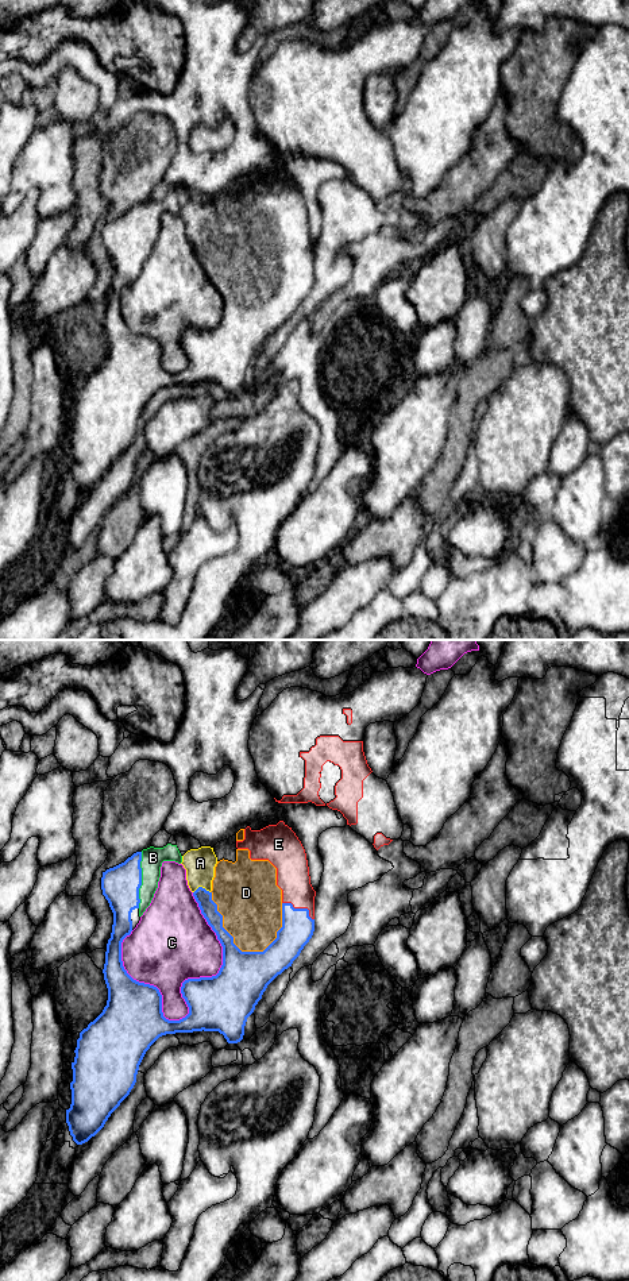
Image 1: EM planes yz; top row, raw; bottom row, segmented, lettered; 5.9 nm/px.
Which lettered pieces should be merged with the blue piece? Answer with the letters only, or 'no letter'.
A, B, D, E

